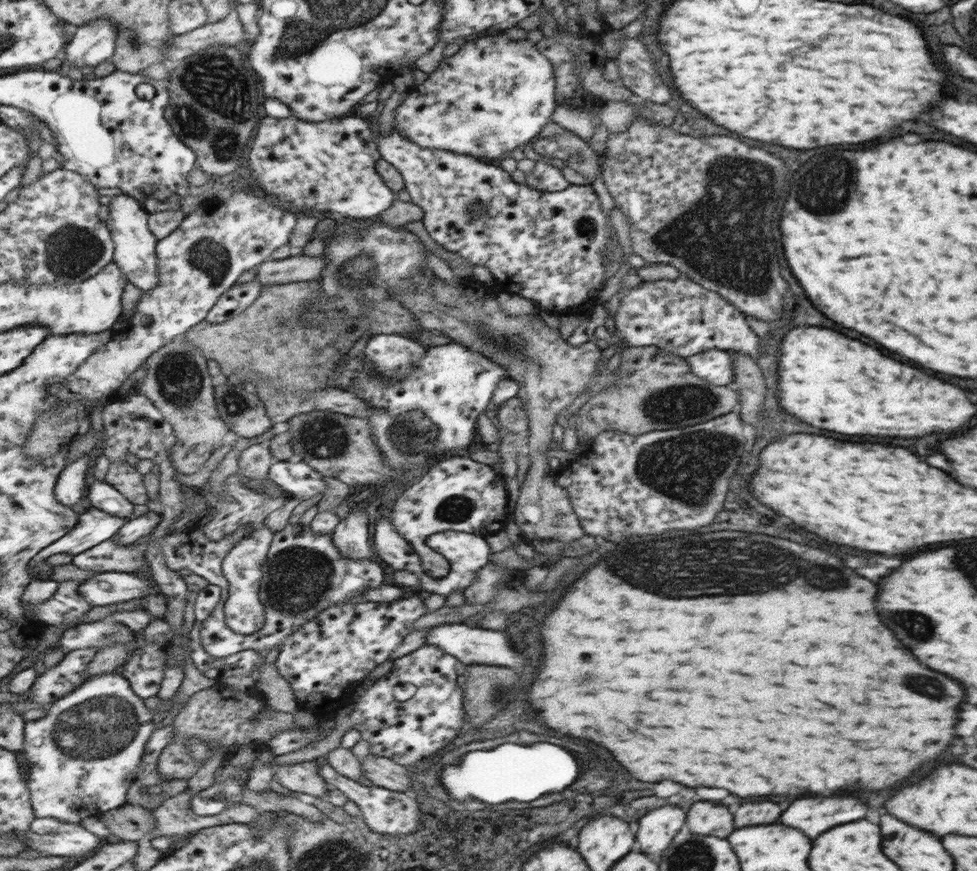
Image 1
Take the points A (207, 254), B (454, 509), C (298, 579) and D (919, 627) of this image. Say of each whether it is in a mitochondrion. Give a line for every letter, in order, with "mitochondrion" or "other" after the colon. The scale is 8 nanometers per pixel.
A: mitochondrion
B: mitochondrion
C: mitochondrion
D: mitochondrion

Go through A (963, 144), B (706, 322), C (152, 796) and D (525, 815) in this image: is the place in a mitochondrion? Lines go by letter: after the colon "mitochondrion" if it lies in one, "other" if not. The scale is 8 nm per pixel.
A: other
B: other
C: other
D: other

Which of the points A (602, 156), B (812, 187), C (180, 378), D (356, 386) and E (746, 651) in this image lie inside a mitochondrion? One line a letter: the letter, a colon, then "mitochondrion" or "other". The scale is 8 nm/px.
A: other
B: mitochondrion
C: mitochondrion
D: other
E: other

